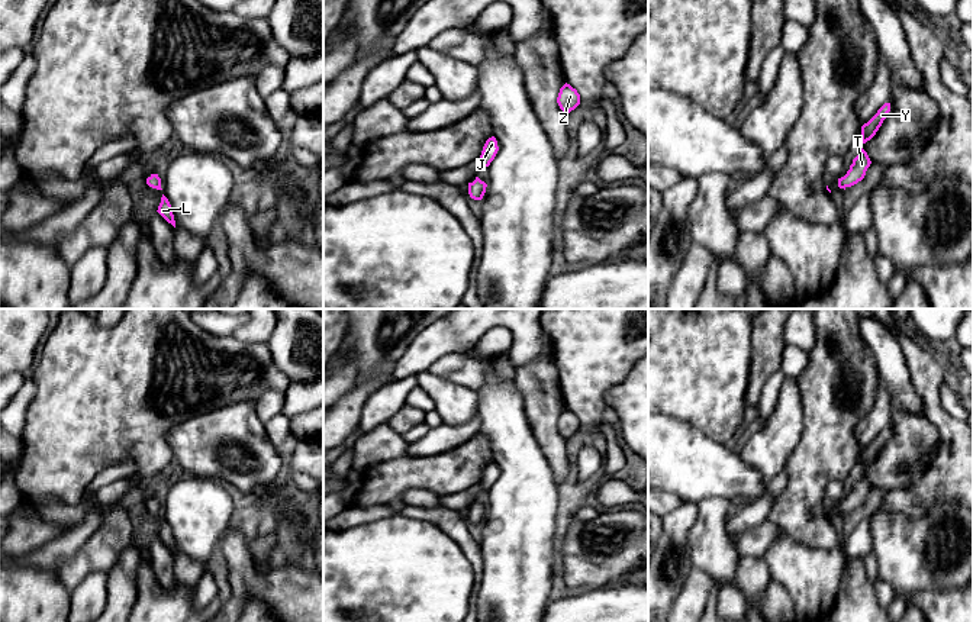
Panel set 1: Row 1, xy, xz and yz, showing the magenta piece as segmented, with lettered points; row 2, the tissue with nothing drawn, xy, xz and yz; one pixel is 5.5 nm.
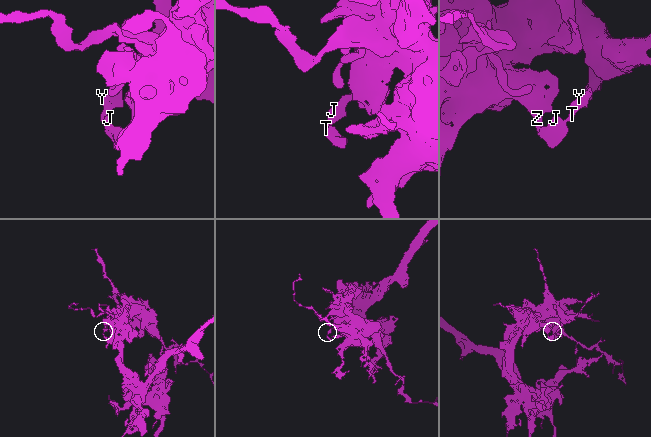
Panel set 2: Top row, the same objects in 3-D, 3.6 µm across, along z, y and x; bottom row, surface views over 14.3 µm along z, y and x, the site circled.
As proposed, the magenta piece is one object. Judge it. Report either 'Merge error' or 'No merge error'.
No merge error

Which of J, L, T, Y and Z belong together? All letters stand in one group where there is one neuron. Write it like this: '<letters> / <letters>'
J L T Y Z

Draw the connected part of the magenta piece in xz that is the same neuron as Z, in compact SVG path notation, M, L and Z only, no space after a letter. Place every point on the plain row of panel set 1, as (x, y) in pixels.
M564 409L560 413L557 428L560 434L567 439L580 429L580 419L570 409Z

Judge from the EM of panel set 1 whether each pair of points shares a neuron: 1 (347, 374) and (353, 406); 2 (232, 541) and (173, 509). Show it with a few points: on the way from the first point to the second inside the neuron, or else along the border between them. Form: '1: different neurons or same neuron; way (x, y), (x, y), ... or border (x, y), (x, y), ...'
1: different neurons; border (354, 382), (338, 395)
2: different neurons; border (225, 535), (218, 545)

